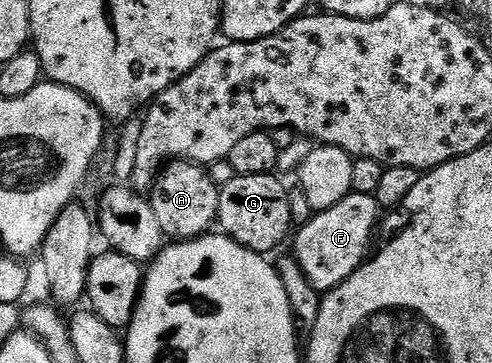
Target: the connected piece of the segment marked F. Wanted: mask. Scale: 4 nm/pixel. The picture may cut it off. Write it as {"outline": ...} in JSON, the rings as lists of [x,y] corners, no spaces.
{"outline":[[[352,191],[347,197],[340,199],[336,207],[317,210],[311,216],[310,222],[293,234],[293,260],[298,262],[315,289],[335,289],[340,283],[347,281],[361,267],[362,262],[367,260],[371,252],[370,232],[378,221],[378,213],[380,214],[380,206],[375,194]]]}

